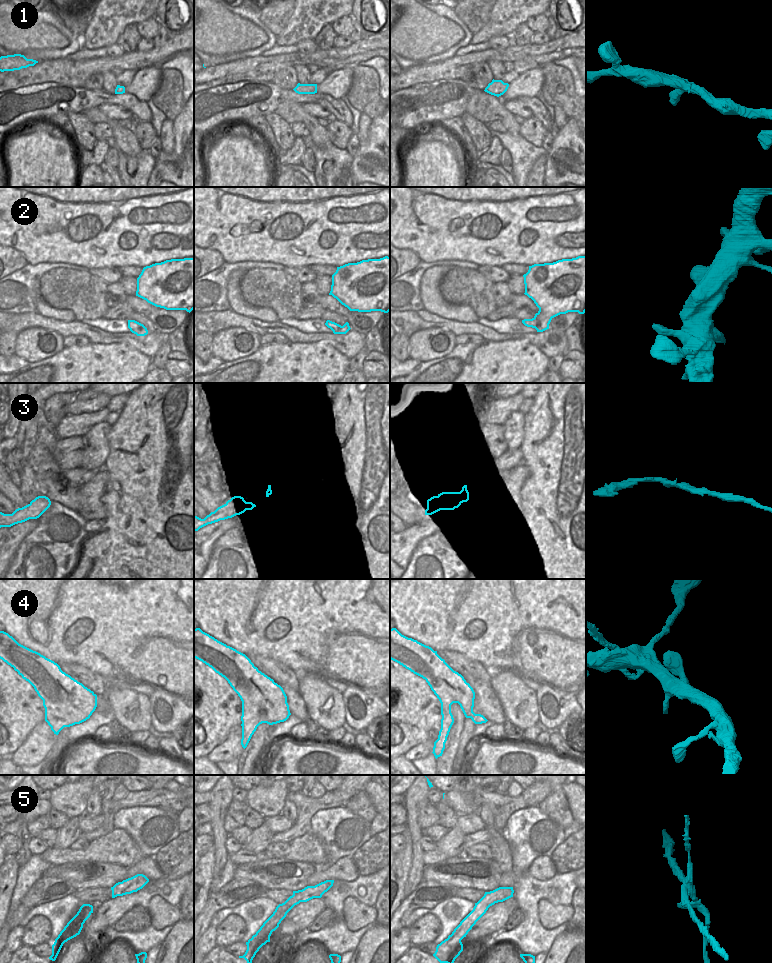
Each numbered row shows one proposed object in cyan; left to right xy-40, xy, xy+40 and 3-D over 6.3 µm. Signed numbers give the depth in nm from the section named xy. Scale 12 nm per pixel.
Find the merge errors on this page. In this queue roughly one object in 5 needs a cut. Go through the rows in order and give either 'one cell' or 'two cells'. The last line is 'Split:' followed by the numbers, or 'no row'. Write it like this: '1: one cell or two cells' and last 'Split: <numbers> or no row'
1: one cell
2: one cell
3: one cell
4: one cell
5: two cells
Split: 5

